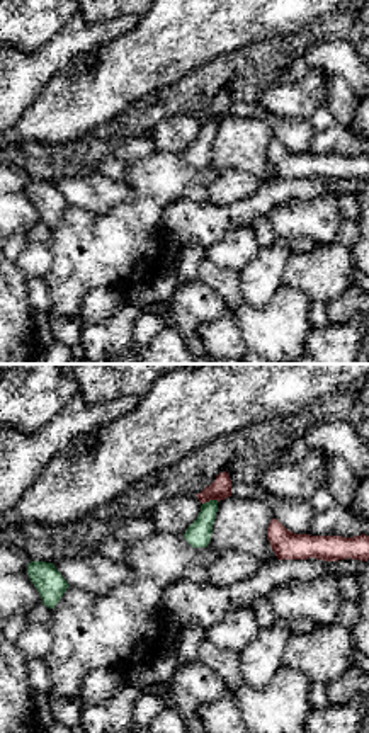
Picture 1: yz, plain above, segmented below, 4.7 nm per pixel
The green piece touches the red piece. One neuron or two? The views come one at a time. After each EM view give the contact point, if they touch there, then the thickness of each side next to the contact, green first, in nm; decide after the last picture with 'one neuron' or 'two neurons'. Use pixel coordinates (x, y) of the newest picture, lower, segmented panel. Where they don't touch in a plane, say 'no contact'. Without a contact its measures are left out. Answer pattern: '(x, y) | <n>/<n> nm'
(210, 500) | 120/100 nm

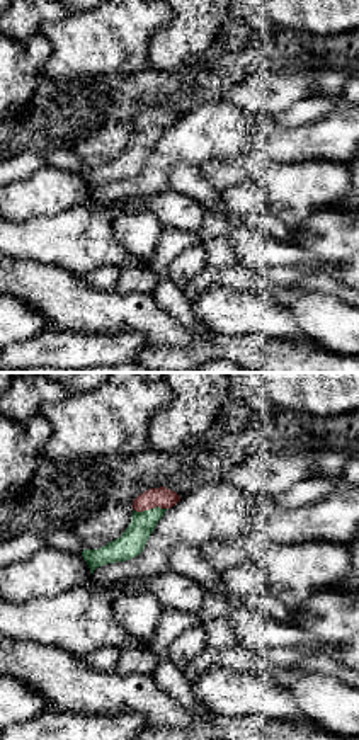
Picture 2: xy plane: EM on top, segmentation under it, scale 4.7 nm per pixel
(150, 509) | 120/100 nm

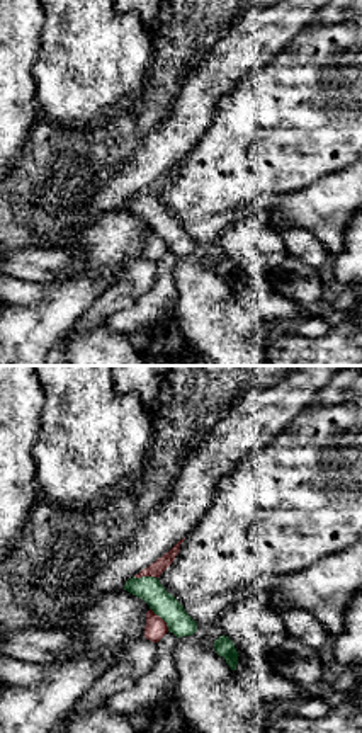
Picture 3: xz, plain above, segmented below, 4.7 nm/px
(162, 618) | 120/100 nm

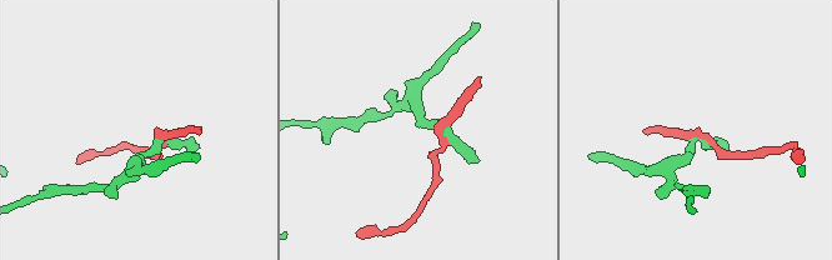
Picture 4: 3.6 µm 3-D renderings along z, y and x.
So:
one neuron

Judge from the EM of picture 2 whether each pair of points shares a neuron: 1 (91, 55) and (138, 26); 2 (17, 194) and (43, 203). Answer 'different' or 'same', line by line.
1: same
2: same

